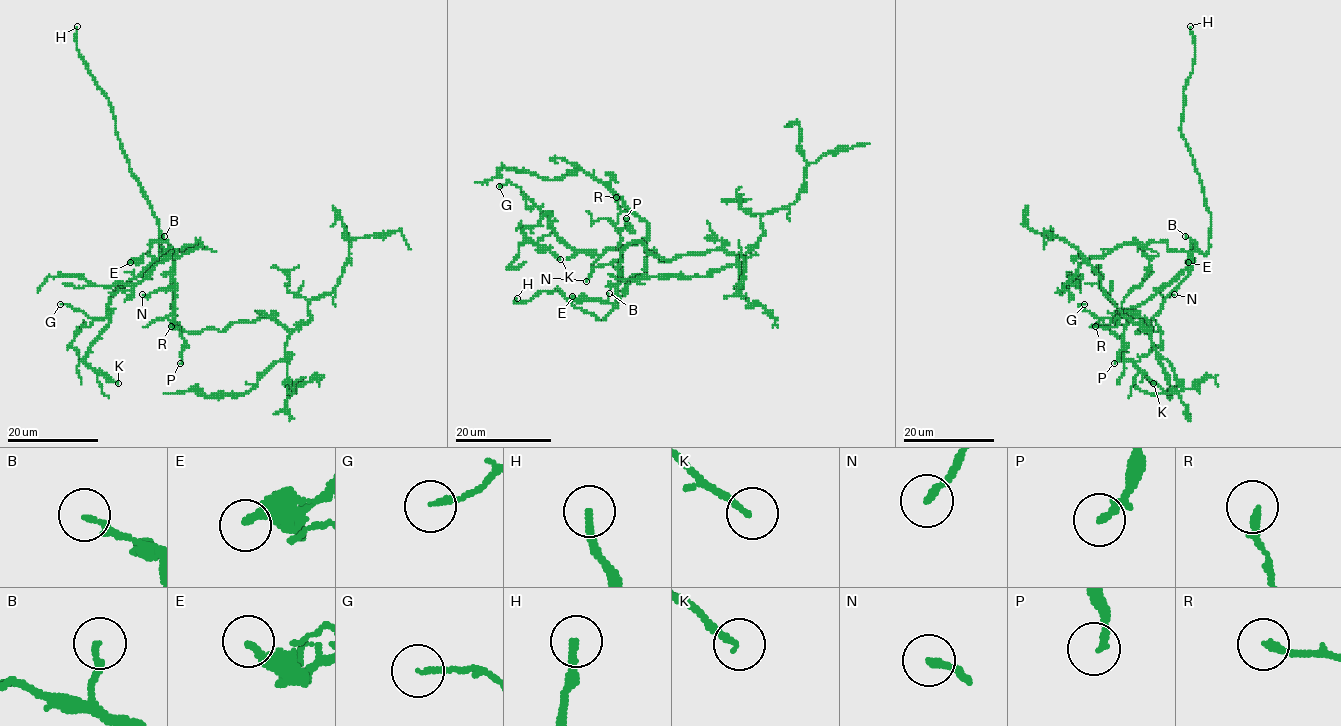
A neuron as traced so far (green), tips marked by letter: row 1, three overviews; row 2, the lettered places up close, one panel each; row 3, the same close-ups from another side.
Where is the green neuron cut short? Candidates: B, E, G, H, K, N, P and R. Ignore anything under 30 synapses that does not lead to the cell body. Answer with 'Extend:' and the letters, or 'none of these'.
Extend: E, H, N

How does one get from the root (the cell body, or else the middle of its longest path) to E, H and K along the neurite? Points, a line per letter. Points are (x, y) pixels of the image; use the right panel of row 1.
E: (1162, 303), (1191, 269), (1191, 253), (1196, 247), (1193, 240), (1192, 259), (1188, 262)
H: (1162, 303), (1190, 271), (1191, 254), (1209, 247), (1210, 214), (1180, 129), (1194, 60), (1190, 26)
K: (1162, 303), (1190, 271), (1190, 254), (1139, 244), (1147, 275), (1109, 329), (1123, 358), (1153, 383)

